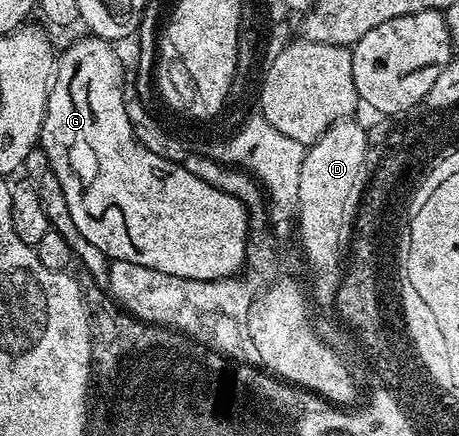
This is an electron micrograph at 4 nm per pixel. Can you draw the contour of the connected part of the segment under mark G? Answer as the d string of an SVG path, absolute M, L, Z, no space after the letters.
M85 37L78 39L66 52L59 54L52 76L46 112L42 122L42 134L40 136L40 151L46 154L48 169L56 173L56 181L60 181L60 189L64 189L64 201L68 201L68 213L72 213L72 225L80 229L80 233L87 241L92 241L101 253L104 253L110 261L120 260L131 262L132 265L147 266L148 269L159 270L160 273L171 274L172 277L186 279L224 279L237 276L243 270L247 262L248 236L250 235L250 213L245 203L236 198L232 193L216 189L216 185L208 185L200 177L188 173L188 169L182 163L173 163L164 157L156 157L152 149L144 149L140 141L133 133L133 123L125 112L124 105L124 69L120 60L116 57L116 49L113 42L97 37Z

